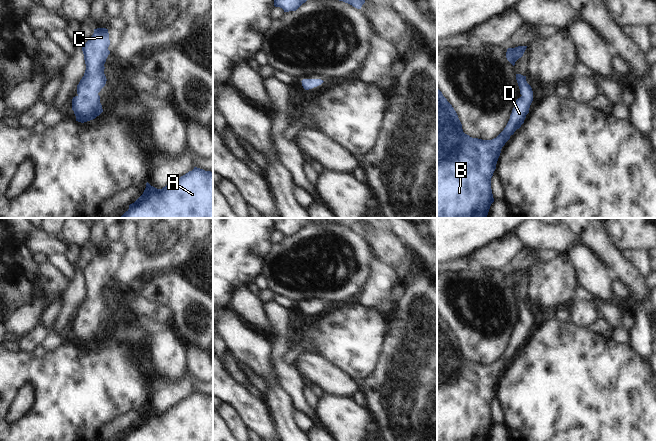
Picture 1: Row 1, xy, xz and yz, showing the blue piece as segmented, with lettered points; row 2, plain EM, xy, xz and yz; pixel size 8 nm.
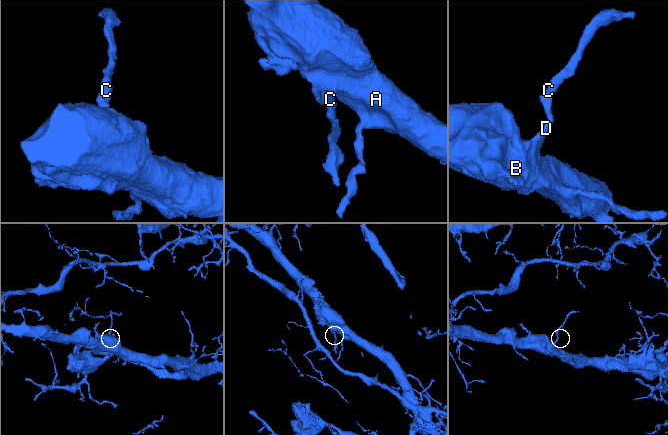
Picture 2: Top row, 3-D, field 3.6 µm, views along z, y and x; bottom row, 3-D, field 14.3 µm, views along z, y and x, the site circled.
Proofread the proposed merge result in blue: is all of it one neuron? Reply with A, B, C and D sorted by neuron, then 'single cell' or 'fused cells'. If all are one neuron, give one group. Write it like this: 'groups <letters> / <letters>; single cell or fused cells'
groups A B C D; single cell

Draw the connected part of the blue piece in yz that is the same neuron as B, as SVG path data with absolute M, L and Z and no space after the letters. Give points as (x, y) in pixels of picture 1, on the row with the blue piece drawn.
M516 74L520 98L504 130L492 140L472 138L465 134L452 105L437 87L437 218L486 218L494 202L491 178L502 147L521 127L533 101L533 91L526 76Z

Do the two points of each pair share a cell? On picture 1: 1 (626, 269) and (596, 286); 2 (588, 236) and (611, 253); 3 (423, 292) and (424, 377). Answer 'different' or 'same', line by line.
1: different
2: same
3: same

